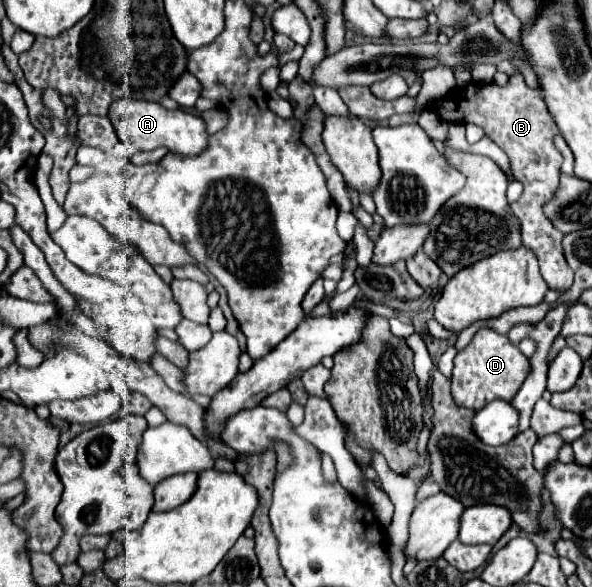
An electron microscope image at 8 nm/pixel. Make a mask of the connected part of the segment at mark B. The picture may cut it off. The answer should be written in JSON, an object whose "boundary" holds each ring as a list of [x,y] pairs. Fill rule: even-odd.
{"boundary":[[[517,73],[513,77],[509,77],[509,83],[505,87],[497,87],[497,85],[479,85],[479,83],[471,83],[467,85],[465,89],[461,89],[457,95],[453,97],[445,97],[441,99],[437,105],[435,105],[437,113],[441,119],[445,121],[453,121],[453,123],[463,123],[463,121],[473,121],[477,125],[481,125],[485,129],[485,135],[491,137],[509,157],[509,163],[511,163],[511,173],[517,181],[523,183],[525,191],[523,191],[523,197],[517,199],[515,203],[511,203],[511,211],[515,213],[515,217],[521,221],[521,233],[523,233],[523,245],[533,249],[533,253],[537,255],[539,259],[539,269],[541,269],[541,275],[543,279],[547,281],[547,285],[551,289],[561,289],[561,291],[567,291],[573,283],[573,271],[571,267],[565,263],[565,253],[561,251],[561,231],[557,231],[553,227],[553,223],[549,223],[549,217],[545,217],[543,213],[543,207],[545,203],[549,203],[549,199],[553,199],[553,193],[557,193],[557,187],[559,187],[559,179],[561,179],[561,153],[553,147],[553,137],[559,133],[557,125],[553,123],[541,95],[537,89],[531,89],[525,81],[523,81],[523,75]]]}

